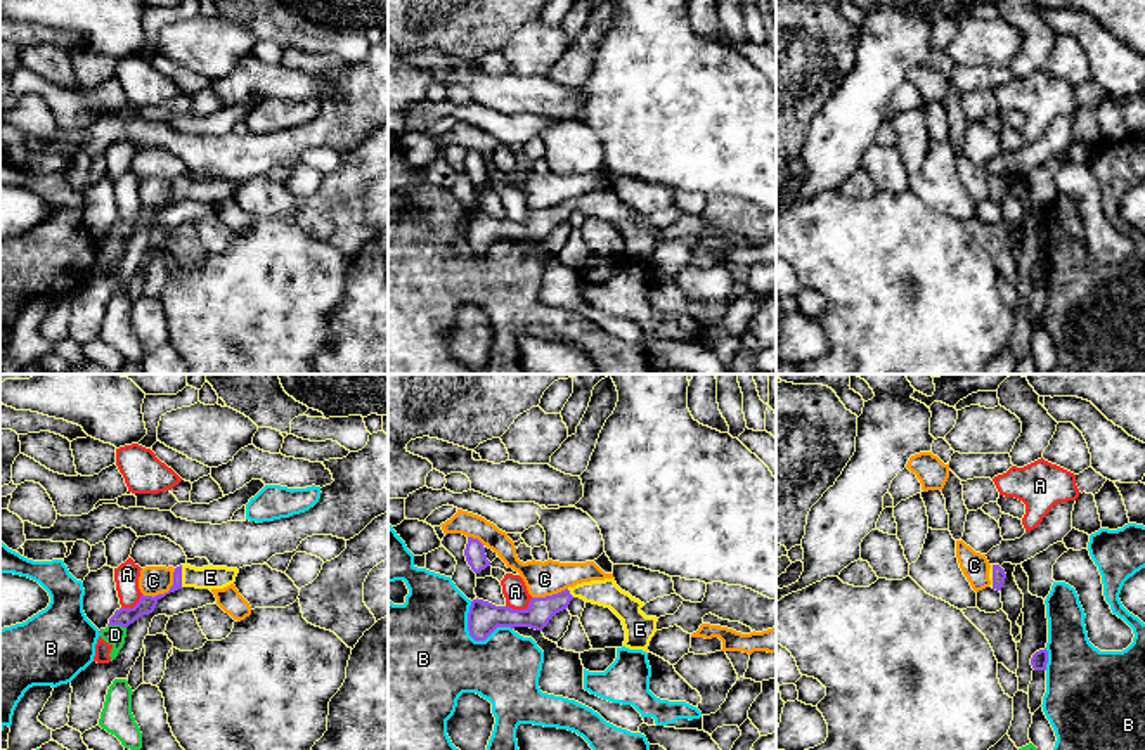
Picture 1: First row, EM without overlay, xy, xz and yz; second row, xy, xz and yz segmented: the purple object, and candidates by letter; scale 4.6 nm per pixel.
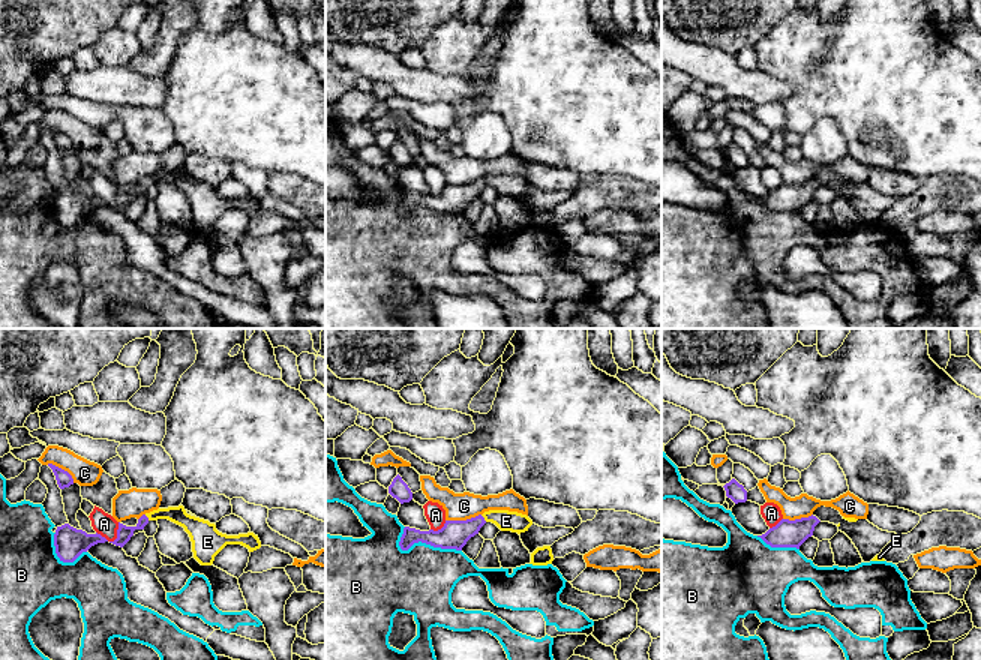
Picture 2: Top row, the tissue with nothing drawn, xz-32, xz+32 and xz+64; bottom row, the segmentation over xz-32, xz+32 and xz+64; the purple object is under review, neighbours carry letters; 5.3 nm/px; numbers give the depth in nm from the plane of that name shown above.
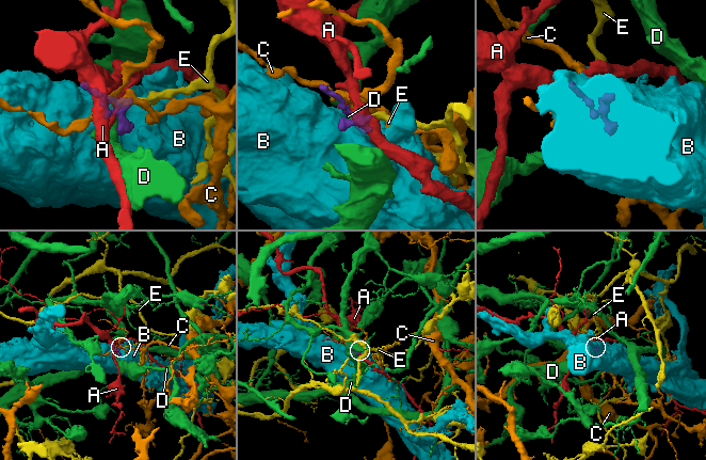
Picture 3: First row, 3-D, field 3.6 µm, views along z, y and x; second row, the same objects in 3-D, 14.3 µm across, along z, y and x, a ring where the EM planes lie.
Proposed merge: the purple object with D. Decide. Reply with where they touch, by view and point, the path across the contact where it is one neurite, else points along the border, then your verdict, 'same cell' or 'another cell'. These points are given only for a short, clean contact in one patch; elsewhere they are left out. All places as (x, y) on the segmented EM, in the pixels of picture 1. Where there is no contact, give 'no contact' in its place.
contact xy (116, 624); border xy (108, 624), (125, 627); another cell

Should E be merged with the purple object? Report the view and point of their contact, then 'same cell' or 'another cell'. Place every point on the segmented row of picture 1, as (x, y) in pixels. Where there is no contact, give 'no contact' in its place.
xy (181, 575) | same cell

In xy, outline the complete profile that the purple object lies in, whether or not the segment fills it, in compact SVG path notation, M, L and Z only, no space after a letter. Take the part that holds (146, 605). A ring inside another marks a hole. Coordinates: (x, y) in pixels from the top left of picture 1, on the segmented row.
M185 563L185 565L180 565L180 566L177 566L175 572L173 572L173 585L170 587L168 592L158 594L158 596L154 596L154 598L142 594L140 599L139 599L139 603L137 603L133 608L120 608L120 610L116 610L114 615L109 618L109 624L107 624L107 625L128 627L128 625L133 624L139 617L152 613L154 608L156 608L156 605L158 605L158 601L159 601L161 598L165 598L166 594L170 594L170 592L175 592L175 591L178 591L178 589L182 589L182 587L196 587L196 589L210 589L210 591L211 591L211 589L223 589L223 587L227 587L227 585L230 585L230 584L236 582L237 573L239 573L237 568L227 568L227 566L213 566L213 565L210 565L210 566L196 568L196 566L191 566L191 565L187 565L187 563Z

